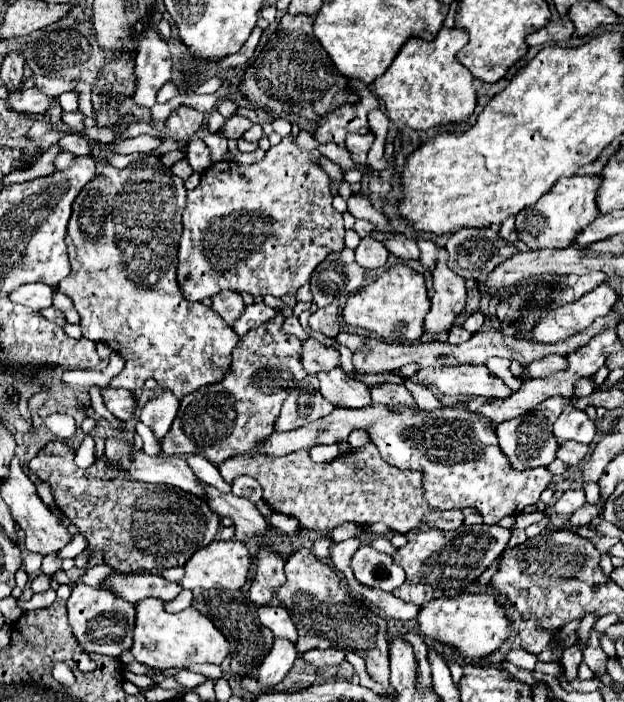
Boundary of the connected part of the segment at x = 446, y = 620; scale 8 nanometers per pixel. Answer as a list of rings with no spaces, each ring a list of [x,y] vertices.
[[[459,594],[453,598],[439,598],[431,600],[431,604],[425,604],[417,616],[419,628],[425,636],[433,640],[441,640],[445,644],[455,646],[463,656],[469,658],[481,658],[489,656],[491,652],[499,650],[501,644],[511,634],[511,622],[503,610],[503,606],[497,602],[491,594]]]

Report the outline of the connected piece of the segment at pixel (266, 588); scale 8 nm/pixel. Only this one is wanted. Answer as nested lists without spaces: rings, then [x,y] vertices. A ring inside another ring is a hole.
[[[261,546],[257,558],[257,574],[251,582],[251,602],[255,606],[267,606],[275,598],[275,592],[285,584],[283,572],[285,560],[269,550],[269,546]]]

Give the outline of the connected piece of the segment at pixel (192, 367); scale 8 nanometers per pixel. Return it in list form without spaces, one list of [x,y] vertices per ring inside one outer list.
[[[151,154],[123,170],[113,168],[109,162],[99,162],[95,178],[73,202],[65,236],[71,274],[59,282],[59,290],[71,298],[79,312],[83,336],[109,344],[111,350],[125,358],[125,368],[113,378],[111,388],[137,390],[143,388],[147,378],[155,378],[161,388],[169,388],[181,400],[201,386],[223,380],[231,370],[231,352],[239,344],[239,336],[211,308],[201,302],[187,304],[175,280],[185,194],[183,180]]]

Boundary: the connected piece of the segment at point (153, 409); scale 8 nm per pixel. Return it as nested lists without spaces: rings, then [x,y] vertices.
[[[163,390],[161,396],[149,400],[143,406],[139,420],[145,426],[149,426],[153,430],[157,442],[161,442],[177,416],[177,408],[179,408],[179,400],[175,400],[175,396],[171,396],[171,392]]]

